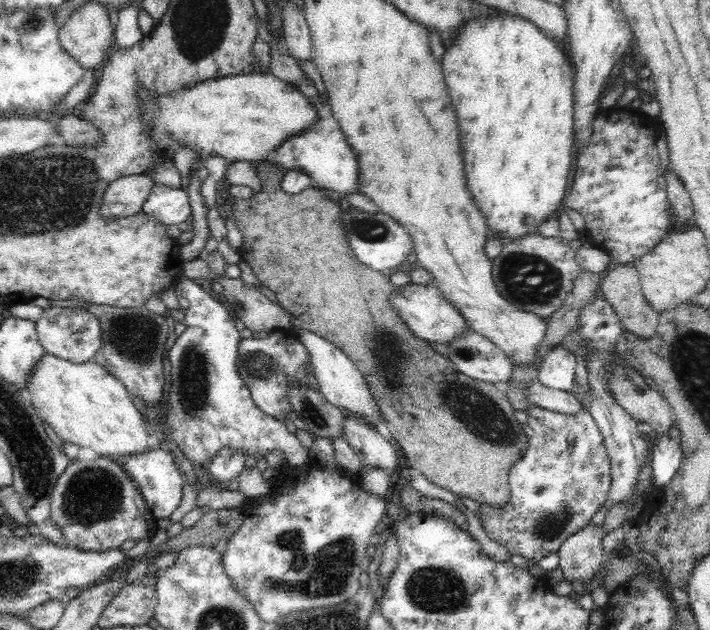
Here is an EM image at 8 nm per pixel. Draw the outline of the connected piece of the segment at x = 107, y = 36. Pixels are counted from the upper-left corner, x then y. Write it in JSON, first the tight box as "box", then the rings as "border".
{"box":[59,3,115,70],"border":[[[86,3],[76,9],[62,25],[59,30],[59,41],[62,49],[72,56],[84,70],[94,70],[96,66],[104,64],[112,52],[114,34],[115,31],[108,18],[108,9],[96,3]]]}

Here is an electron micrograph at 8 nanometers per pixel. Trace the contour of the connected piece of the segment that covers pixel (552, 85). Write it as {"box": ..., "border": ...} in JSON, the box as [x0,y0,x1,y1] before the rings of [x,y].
{"box":[443,13,573,241],"border":[[[504,13],[468,21],[445,52],[443,75],[456,110],[464,181],[472,201],[484,215],[488,238],[516,241],[538,233],[539,226],[551,219],[562,204],[572,164],[573,72],[561,44],[548,39],[530,21]]]}

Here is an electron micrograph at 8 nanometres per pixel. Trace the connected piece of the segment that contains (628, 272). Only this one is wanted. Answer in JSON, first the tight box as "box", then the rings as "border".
{"box":[600,264,659,340],"border":[[[632,264],[614,265],[601,277],[600,294],[612,306],[619,318],[624,333],[632,334],[641,340],[650,340],[658,332],[659,315],[648,305],[640,289],[640,279]]]}

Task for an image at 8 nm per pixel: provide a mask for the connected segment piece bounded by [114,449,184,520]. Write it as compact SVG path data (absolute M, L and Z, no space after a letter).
M150 449L147 453L132 455L131 457L114 458L123 464L125 471L133 478L133 481L140 486L150 513L156 520L164 520L178 508L182 502L183 476L174 465L174 459L162 449Z

